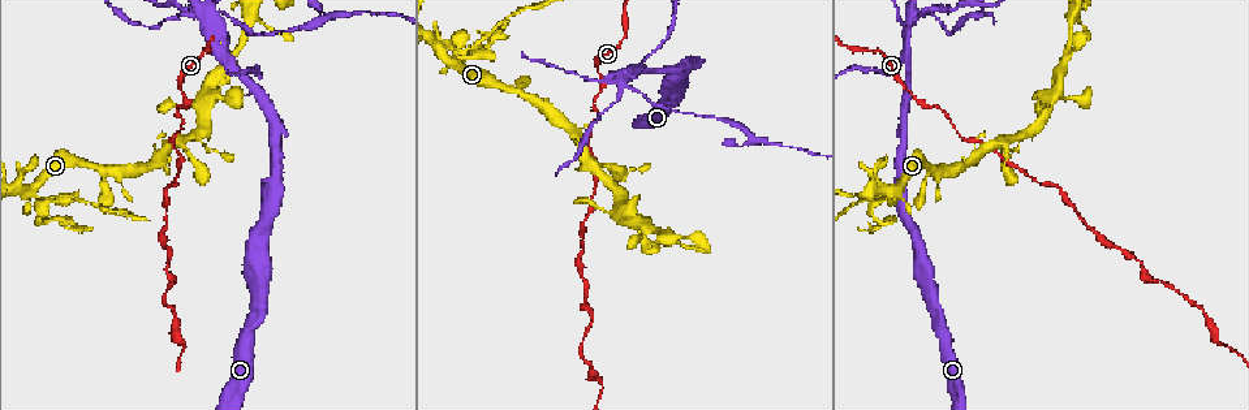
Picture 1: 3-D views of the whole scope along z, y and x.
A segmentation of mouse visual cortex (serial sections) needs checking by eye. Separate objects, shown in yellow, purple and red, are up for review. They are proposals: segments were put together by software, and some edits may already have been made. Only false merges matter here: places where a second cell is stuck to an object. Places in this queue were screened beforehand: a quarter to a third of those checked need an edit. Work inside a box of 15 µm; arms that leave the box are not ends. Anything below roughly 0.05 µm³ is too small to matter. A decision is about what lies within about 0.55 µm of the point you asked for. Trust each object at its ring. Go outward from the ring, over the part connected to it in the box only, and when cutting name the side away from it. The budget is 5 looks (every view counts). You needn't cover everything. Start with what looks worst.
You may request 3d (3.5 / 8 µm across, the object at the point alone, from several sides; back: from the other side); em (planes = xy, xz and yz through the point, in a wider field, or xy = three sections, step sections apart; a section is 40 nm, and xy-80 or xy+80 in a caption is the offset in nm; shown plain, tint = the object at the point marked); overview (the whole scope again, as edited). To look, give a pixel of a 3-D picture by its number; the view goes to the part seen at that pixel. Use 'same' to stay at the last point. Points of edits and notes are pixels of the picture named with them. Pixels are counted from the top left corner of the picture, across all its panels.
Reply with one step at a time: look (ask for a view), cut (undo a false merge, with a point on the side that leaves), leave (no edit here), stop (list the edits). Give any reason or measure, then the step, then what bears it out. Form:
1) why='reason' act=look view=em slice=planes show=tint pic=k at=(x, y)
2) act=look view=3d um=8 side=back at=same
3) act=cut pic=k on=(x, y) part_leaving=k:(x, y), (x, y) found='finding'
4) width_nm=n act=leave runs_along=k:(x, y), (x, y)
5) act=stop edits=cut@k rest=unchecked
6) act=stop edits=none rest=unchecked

why='three-way junction' act=look view=3d um=3.5 side=back pic=1 at=(226, 63)

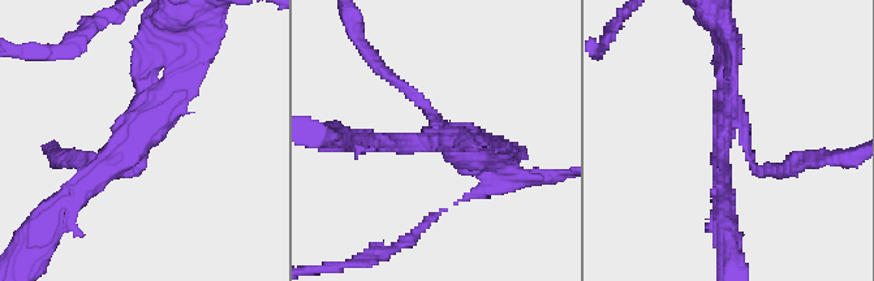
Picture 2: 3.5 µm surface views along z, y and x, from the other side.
why='shape alone is not enough' act=look view=em slice=xy step=1 show=tint pic=2 at=(724, 128)

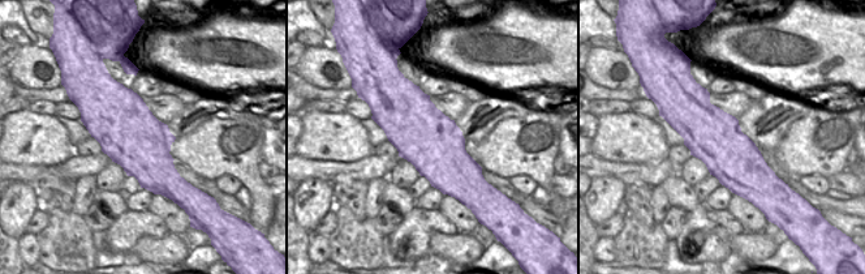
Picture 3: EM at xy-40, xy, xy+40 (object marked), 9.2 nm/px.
act=cut pic=2 on=(466, 197) found='a second cell is stuck on'

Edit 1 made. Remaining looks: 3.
act=look view=overview

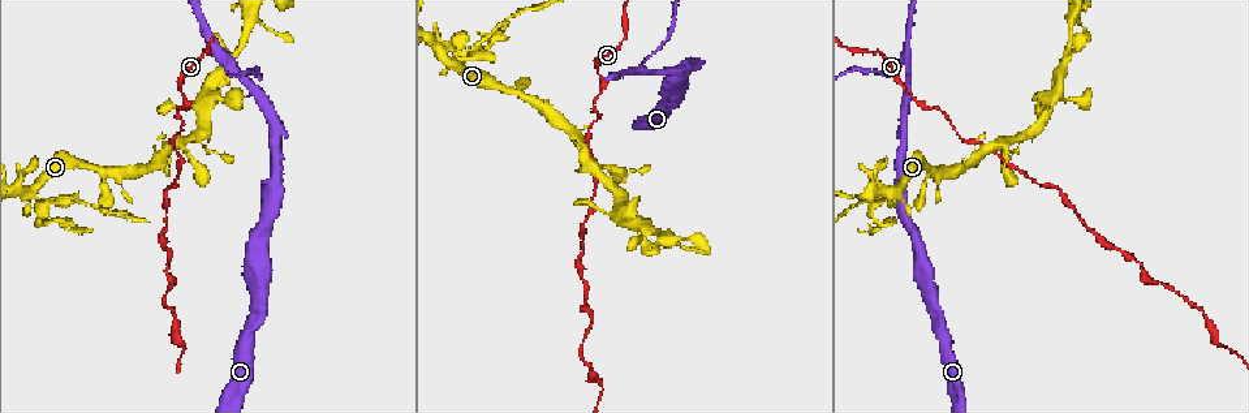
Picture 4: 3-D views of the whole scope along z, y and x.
why='arms run side by side' act=look view=3d um=3.5 pic=4 at=(899, 200)

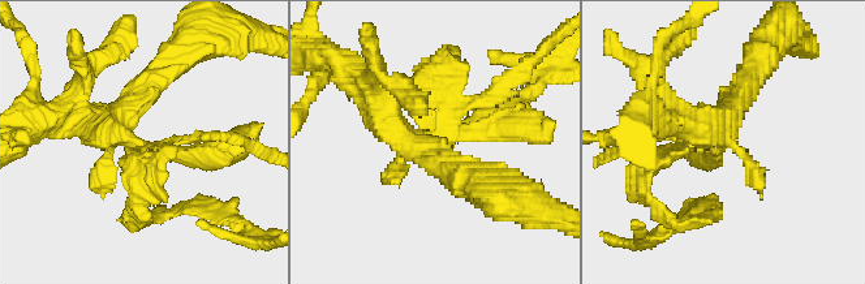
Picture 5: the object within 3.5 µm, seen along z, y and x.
act=look view=em slice=xy step=3 show=tint pic=5 at=(144, 145)

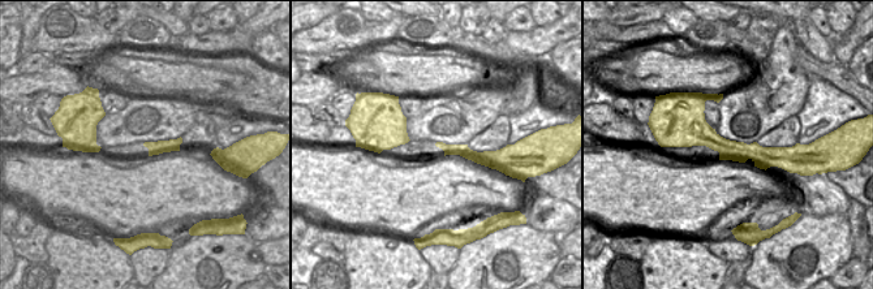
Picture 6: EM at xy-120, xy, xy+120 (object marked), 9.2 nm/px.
width_nm=120 act=cut pic=5 on=(470, 128) part_leaving=5:(138, 143), (222, 153), (254, 132) found='two cells meet here'

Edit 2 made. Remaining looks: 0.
act=stop edits=cut@2,cut@5 rest=unchecked

